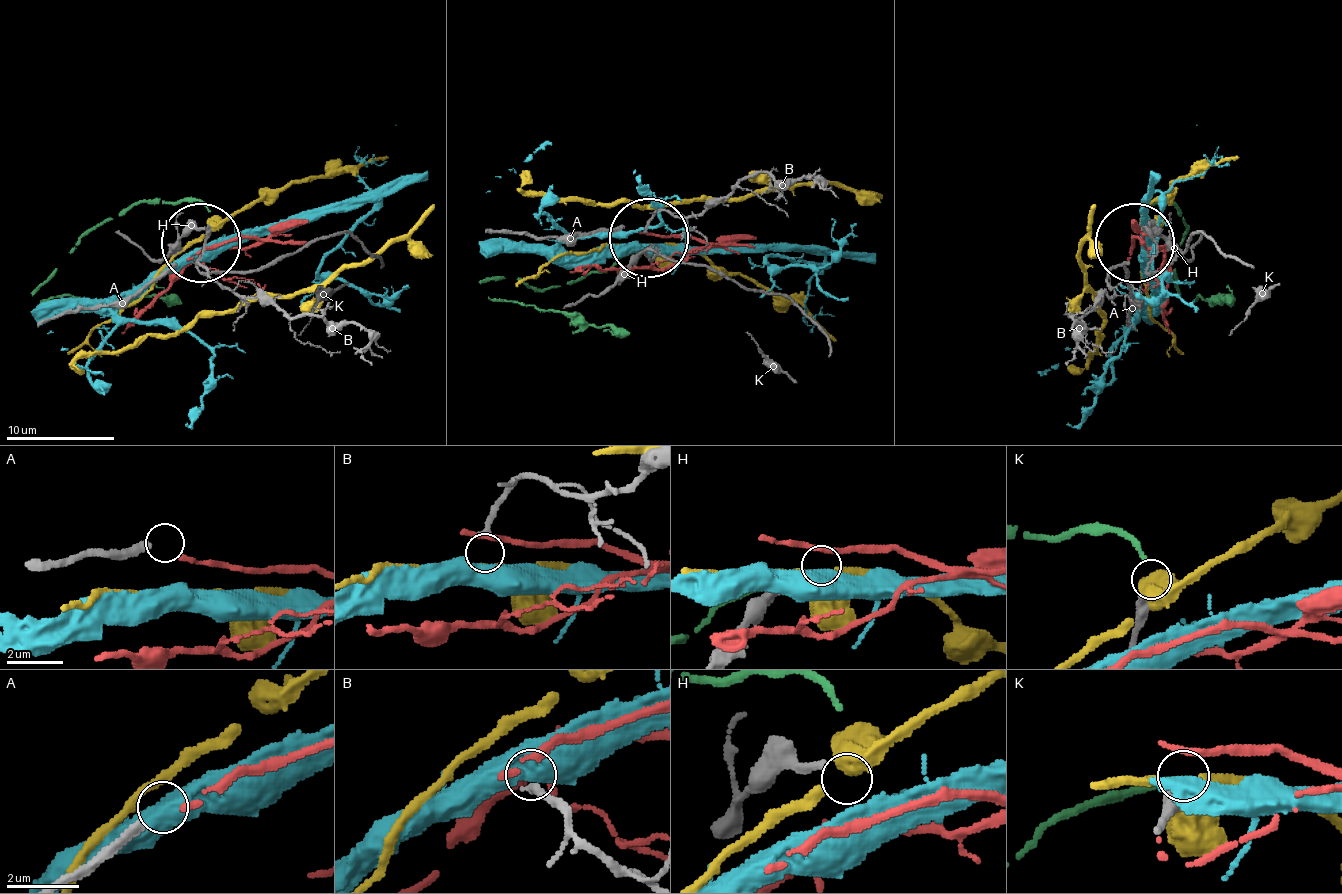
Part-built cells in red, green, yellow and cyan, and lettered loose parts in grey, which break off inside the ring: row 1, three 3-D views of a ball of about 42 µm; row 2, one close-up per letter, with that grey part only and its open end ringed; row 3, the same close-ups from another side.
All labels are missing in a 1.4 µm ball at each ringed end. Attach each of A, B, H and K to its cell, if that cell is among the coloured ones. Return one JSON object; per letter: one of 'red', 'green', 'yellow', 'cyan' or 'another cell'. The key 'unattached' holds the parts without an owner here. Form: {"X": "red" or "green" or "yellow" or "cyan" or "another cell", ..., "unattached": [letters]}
{"A": "red", "B": "cyan", "H": "another cell", "K": "green", "unattached": ["H"]}

